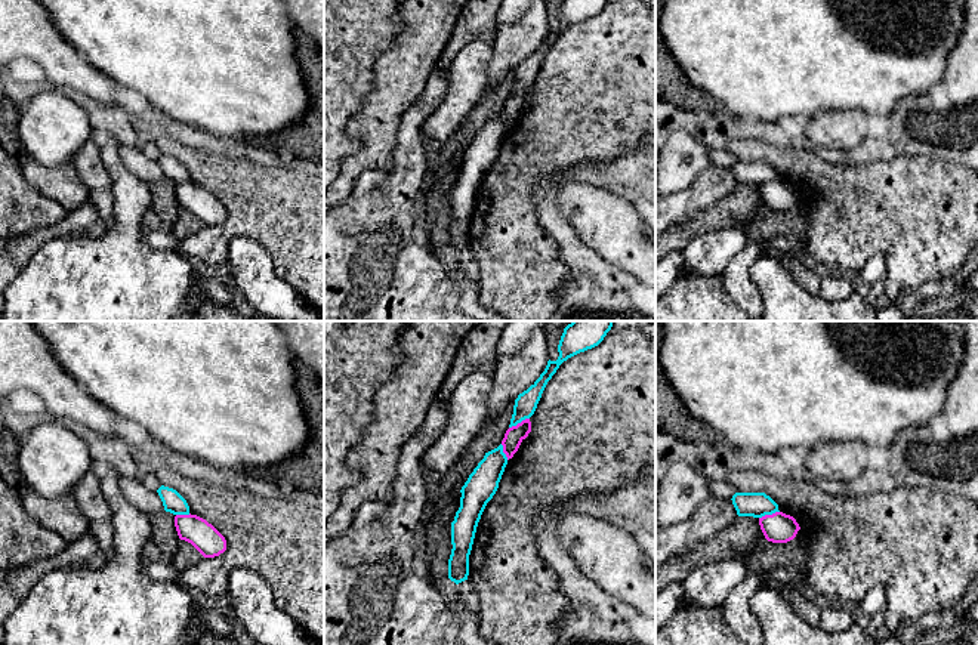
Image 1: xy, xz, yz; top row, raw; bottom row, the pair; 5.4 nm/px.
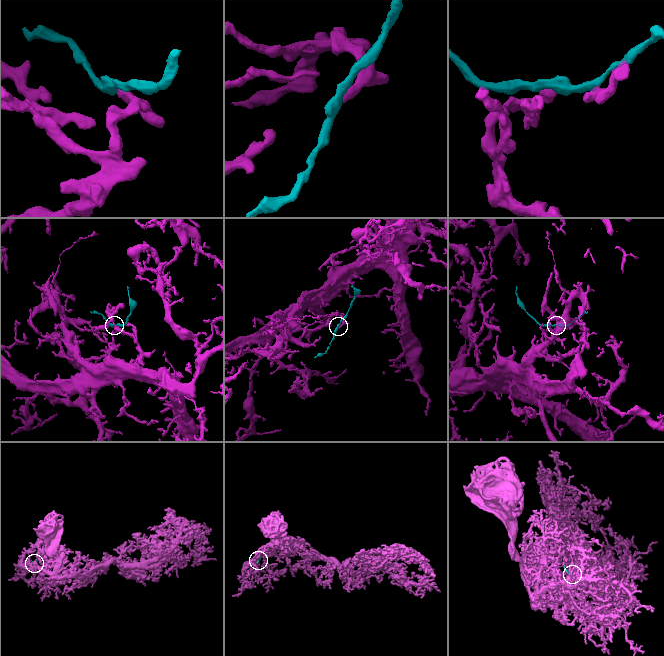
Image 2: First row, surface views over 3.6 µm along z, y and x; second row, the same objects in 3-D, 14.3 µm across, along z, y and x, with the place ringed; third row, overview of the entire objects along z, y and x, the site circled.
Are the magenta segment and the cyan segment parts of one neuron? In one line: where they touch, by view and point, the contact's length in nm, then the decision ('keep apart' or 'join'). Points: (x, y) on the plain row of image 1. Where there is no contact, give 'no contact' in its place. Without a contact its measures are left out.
meets magenta in xz at (518, 92); contact 130 nm long; keep apart

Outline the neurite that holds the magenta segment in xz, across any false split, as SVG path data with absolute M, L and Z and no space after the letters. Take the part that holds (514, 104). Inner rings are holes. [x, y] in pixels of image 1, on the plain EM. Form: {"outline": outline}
{"outline": "M525 87L516 95L512 95L506 99L502 114L507 129L513 126L521 111L528 105L530 101L531 101L530 87Z"}

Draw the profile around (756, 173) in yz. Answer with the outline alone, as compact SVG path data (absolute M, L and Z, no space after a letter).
M735 161L732 173L738 185L762 186L778 179L778 173L765 161Z

